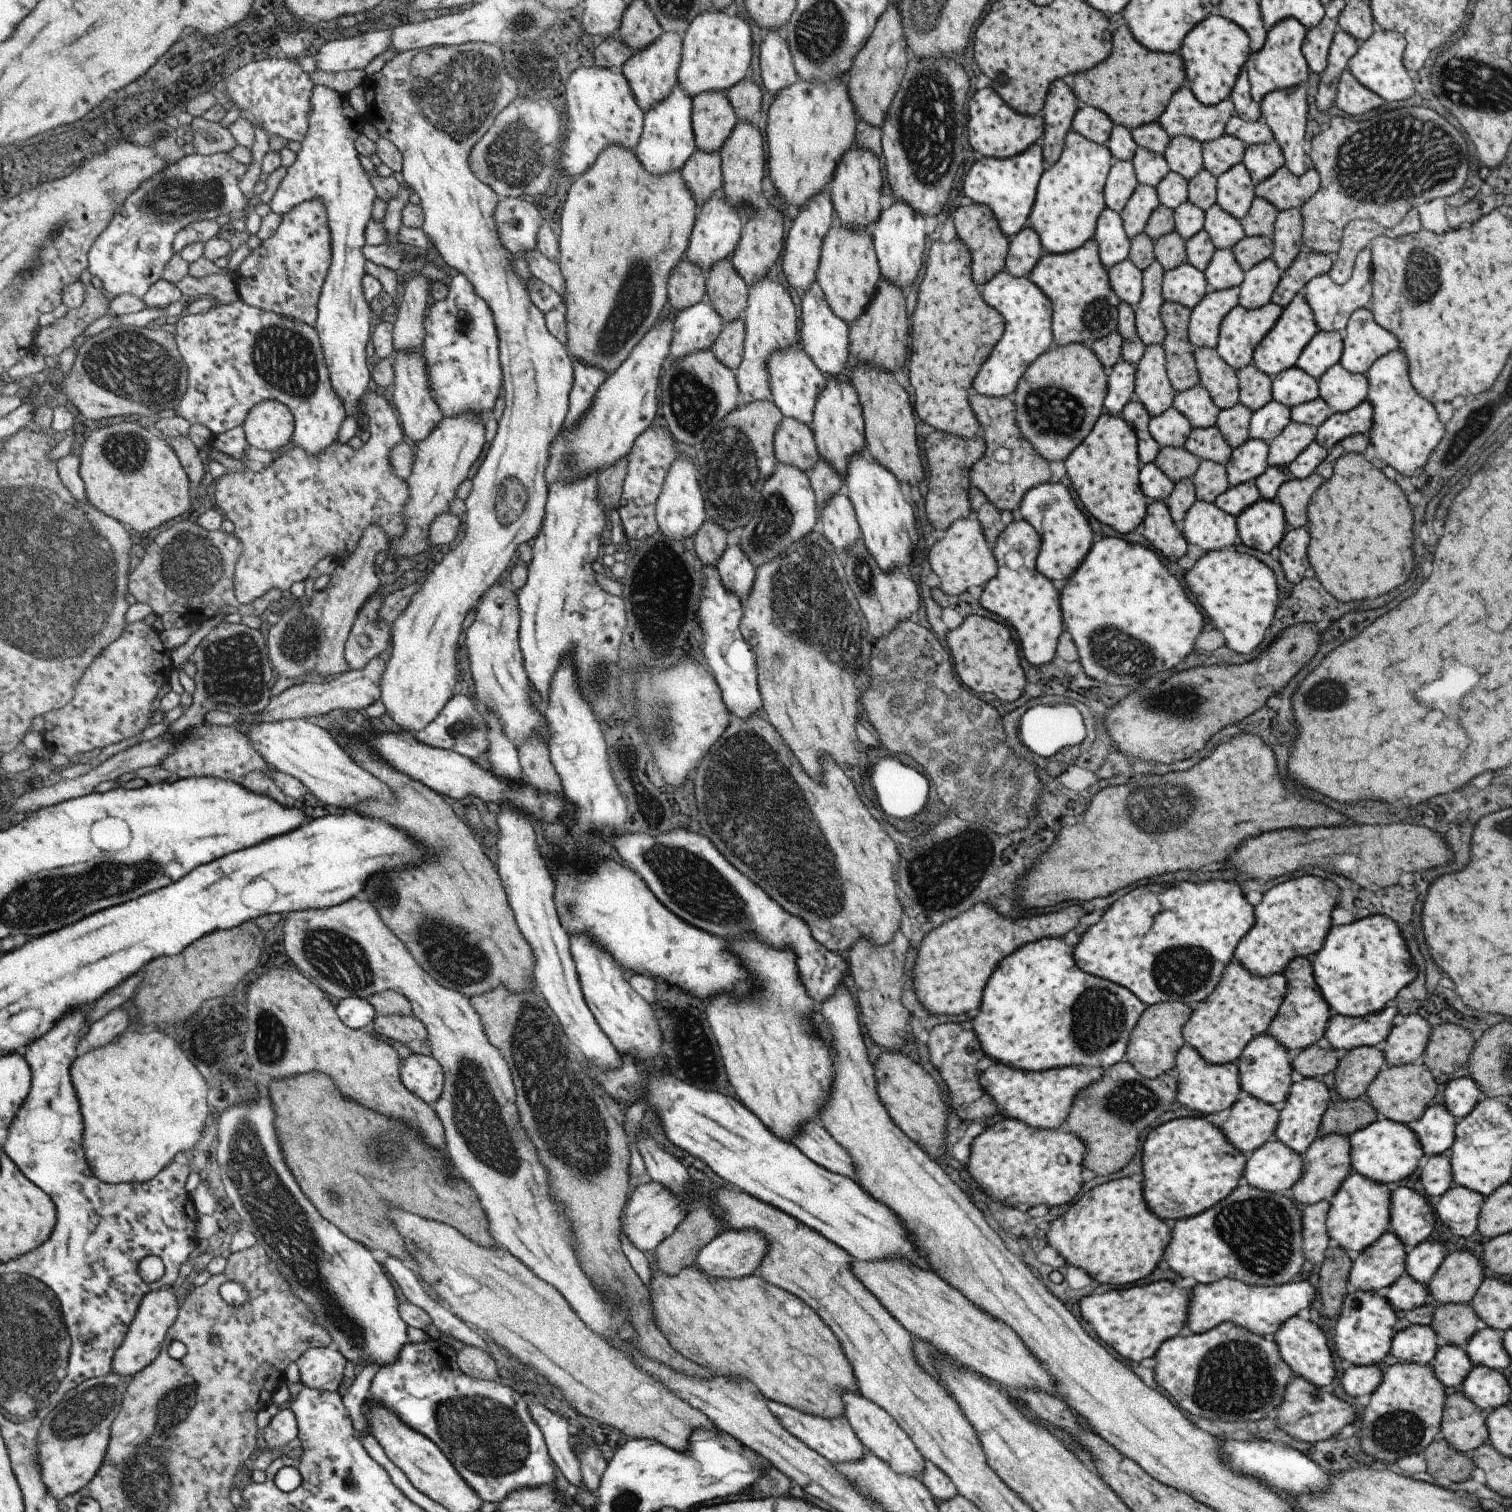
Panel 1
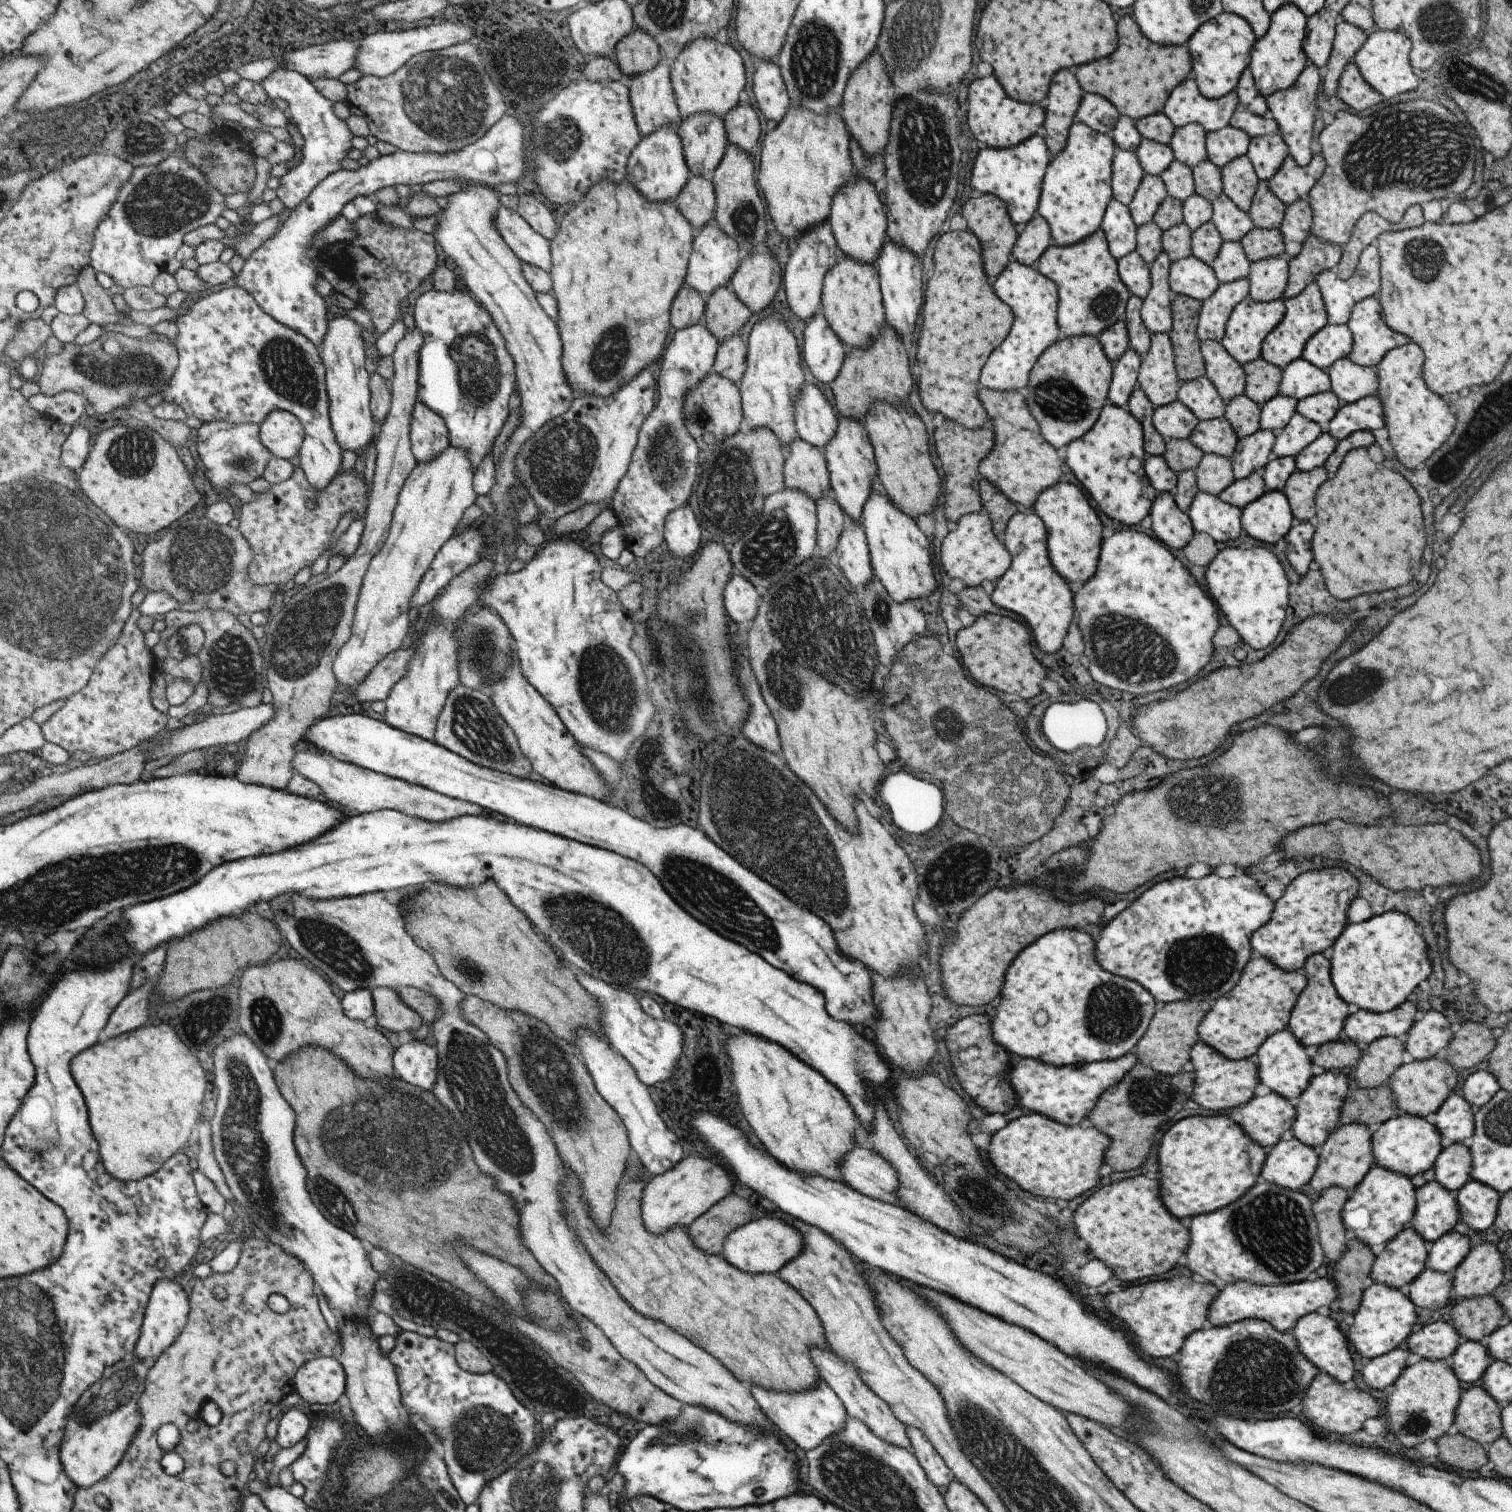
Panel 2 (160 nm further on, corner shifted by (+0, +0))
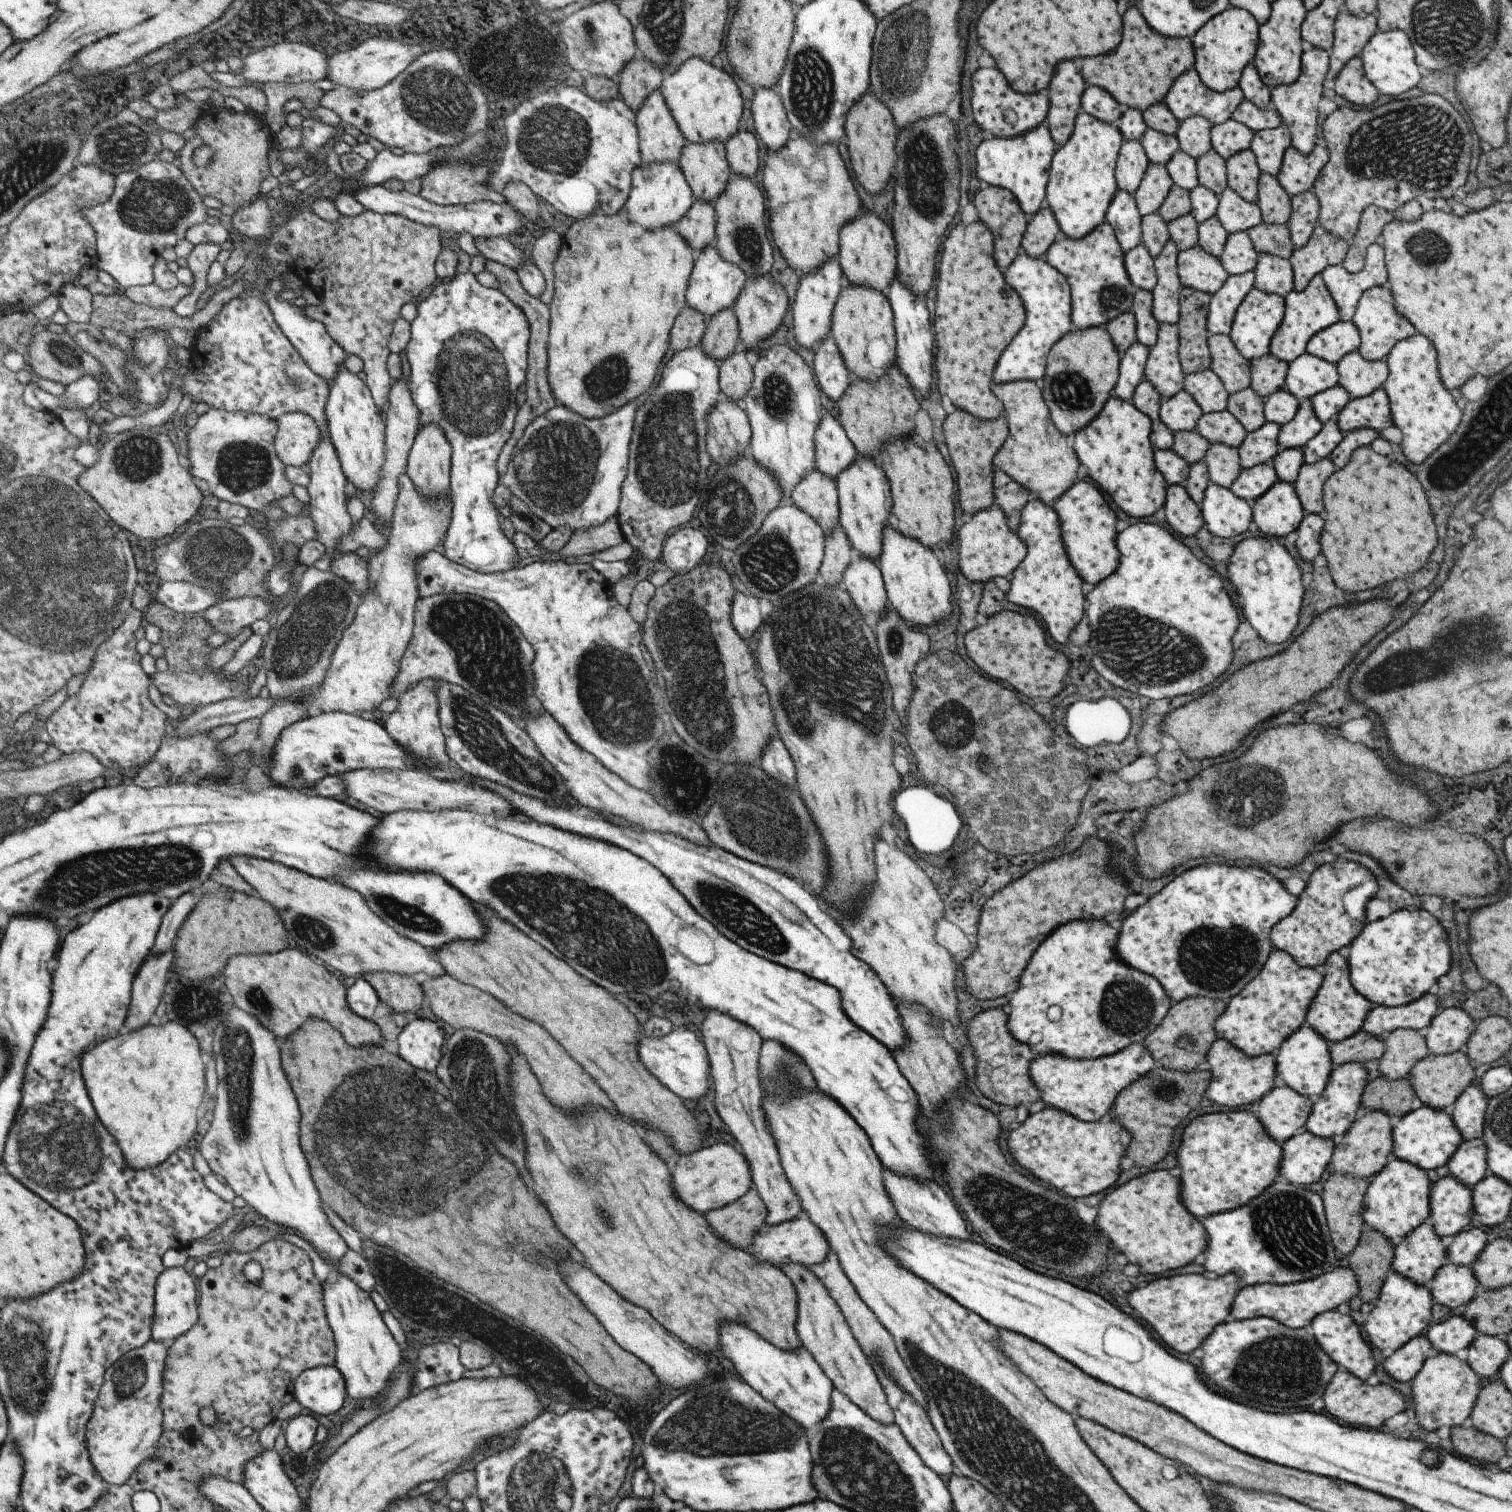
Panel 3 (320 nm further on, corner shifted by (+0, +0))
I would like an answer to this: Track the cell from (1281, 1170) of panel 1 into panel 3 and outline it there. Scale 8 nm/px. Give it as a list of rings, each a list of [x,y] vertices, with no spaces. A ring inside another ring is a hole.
[[[1307,1130],[1288,1138],[1280,1146],[1282,1159],[1278,1178],[1291,1184],[1313,1184],[1326,1175],[1326,1166],[1334,1152],[1335,1139],[1321,1138]]]

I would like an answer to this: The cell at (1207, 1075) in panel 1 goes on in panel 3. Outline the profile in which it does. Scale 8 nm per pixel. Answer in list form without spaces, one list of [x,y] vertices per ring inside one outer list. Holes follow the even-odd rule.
[[[1217,1038],[1206,1052],[1204,1066],[1210,1071],[1210,1083],[1204,1092],[1204,1103],[1239,1108],[1241,1104],[1247,1106],[1255,1103],[1274,1086],[1276,1073],[1274,1053],[1248,1057],[1227,1040]]]

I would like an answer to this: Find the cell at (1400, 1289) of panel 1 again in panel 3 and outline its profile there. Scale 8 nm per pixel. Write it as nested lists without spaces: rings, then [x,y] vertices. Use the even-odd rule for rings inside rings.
[[[1449,1262],[1435,1271],[1427,1288],[1432,1302],[1447,1308],[1467,1304],[1481,1290],[1470,1265],[1454,1265]]]

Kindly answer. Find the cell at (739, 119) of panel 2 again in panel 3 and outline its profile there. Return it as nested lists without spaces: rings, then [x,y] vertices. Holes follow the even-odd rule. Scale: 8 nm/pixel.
[[[737,132],[723,144],[725,160],[728,162],[731,174],[753,181],[759,160],[757,139],[751,133]]]

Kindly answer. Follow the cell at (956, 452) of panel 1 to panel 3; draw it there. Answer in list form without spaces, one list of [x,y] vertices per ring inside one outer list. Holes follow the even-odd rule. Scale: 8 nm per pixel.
[[[956,409],[947,415],[942,423],[944,440],[957,474],[955,480],[956,502],[966,514],[975,514],[994,504],[992,460],[1008,435],[1007,419],[1003,414],[991,420],[981,420],[967,411]]]

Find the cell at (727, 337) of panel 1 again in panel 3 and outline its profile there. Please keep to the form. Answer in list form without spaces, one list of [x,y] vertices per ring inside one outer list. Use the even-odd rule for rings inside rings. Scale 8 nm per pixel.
[[[743,349],[718,363],[718,385],[722,396],[741,403],[752,383],[752,367],[747,363]]]

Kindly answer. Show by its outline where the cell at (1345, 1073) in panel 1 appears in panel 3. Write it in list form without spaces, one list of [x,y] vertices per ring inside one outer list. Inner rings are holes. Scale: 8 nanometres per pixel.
[[[1395,1029],[1384,1035],[1384,1051],[1379,1058],[1378,1071],[1387,1080],[1409,1077],[1413,1065],[1429,1054],[1422,1031]]]

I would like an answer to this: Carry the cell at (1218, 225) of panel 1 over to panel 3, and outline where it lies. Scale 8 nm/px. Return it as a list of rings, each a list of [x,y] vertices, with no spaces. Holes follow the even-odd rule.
[[[1225,187],[1219,195],[1215,216],[1228,234],[1235,231],[1248,231],[1262,221],[1256,203],[1243,200],[1229,187]]]

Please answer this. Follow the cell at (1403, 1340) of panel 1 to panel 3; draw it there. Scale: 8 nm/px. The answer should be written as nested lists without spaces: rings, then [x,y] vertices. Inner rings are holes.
[[[1453,1315],[1438,1324],[1430,1324],[1425,1332],[1432,1348],[1450,1355],[1454,1355],[1461,1348],[1467,1348],[1477,1335],[1472,1322],[1461,1315]]]

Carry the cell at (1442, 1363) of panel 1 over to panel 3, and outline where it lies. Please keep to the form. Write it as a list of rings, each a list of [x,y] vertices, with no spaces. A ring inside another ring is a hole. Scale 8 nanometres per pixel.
[[[1478,1334],[1467,1347],[1466,1363],[1481,1378],[1497,1374],[1504,1360],[1511,1354],[1504,1340],[1491,1335]]]

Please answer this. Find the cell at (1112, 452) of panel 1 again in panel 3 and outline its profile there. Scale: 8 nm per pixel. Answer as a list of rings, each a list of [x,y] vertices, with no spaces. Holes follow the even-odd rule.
[[[1110,396],[1099,414],[1082,426],[1075,433],[1072,449],[1077,455],[1079,462],[1083,464],[1083,470],[1101,486],[1099,490],[1105,490],[1113,504],[1125,514],[1139,520],[1150,520],[1153,513],[1163,506],[1166,488],[1169,486],[1163,475],[1156,469],[1153,460],[1153,448],[1150,441],[1151,423],[1149,417],[1143,414],[1131,401],[1121,400],[1119,397]]]

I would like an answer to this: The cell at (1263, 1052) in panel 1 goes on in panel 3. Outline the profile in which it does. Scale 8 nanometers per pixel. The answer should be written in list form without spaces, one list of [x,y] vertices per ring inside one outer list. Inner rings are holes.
[[[1299,1027],[1294,1030],[1274,1052],[1275,1057],[1275,1076],[1274,1086],[1281,1084],[1295,1089],[1295,1092],[1309,1097],[1314,1103],[1323,1092],[1327,1084],[1328,1076],[1331,1072],[1331,1057],[1329,1042],[1311,1027]]]

